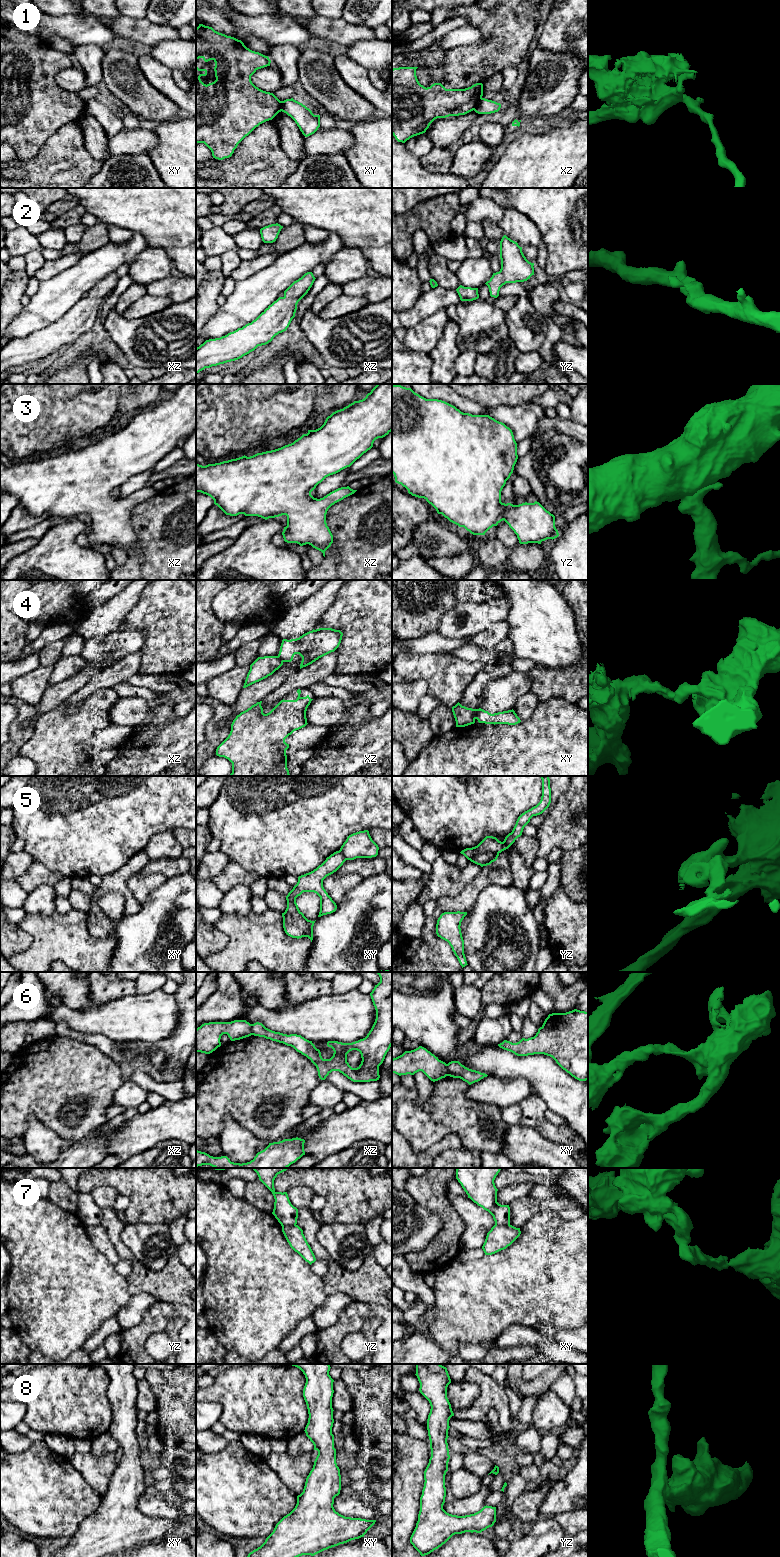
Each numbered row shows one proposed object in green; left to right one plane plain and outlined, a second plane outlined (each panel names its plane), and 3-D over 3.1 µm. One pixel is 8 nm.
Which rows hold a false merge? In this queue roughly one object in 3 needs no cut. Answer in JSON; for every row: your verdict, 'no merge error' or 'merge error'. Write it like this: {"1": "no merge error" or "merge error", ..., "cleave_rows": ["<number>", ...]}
{"1": "merge error", "2": "no merge error", "3": "no merge error", "4": "merge error", "5": "merge error", "6": "merge error", "7": "merge error", "8": "no merge error", "cleave_rows": ["1", "4", "5", "6", "7"]}

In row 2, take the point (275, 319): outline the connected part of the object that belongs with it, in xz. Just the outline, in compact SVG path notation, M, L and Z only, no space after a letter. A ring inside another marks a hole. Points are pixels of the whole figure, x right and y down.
M312 272L305 273L251 323L220 338L206 340L197 347L196 374L205 368L238 360L286 331L295 317L298 302L308 293L315 279Z

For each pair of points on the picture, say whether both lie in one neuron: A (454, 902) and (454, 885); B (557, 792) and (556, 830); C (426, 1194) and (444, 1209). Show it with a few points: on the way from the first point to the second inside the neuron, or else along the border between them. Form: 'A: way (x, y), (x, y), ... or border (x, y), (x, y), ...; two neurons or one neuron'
A: border (471, 880), (459, 893), (443, 896), (437, 901); two neurons
B: border (569, 786), (553, 805), (544, 820); two neurons
C: way (430, 1195), (440, 1205); one neuron

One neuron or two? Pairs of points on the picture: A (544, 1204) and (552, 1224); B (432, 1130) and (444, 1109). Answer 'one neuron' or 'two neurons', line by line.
A: two neurons
B: one neuron

